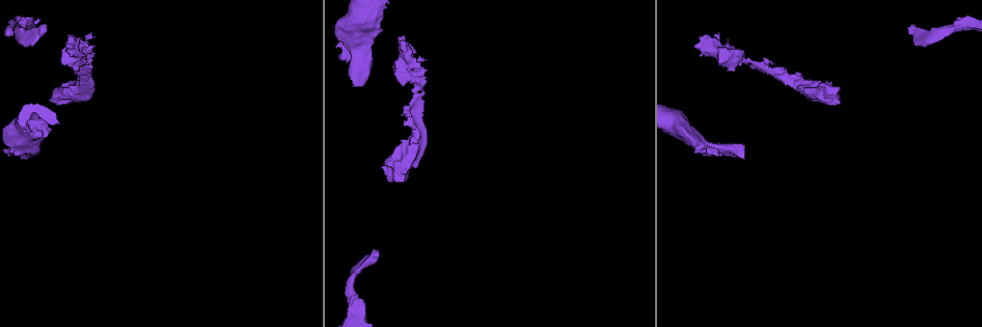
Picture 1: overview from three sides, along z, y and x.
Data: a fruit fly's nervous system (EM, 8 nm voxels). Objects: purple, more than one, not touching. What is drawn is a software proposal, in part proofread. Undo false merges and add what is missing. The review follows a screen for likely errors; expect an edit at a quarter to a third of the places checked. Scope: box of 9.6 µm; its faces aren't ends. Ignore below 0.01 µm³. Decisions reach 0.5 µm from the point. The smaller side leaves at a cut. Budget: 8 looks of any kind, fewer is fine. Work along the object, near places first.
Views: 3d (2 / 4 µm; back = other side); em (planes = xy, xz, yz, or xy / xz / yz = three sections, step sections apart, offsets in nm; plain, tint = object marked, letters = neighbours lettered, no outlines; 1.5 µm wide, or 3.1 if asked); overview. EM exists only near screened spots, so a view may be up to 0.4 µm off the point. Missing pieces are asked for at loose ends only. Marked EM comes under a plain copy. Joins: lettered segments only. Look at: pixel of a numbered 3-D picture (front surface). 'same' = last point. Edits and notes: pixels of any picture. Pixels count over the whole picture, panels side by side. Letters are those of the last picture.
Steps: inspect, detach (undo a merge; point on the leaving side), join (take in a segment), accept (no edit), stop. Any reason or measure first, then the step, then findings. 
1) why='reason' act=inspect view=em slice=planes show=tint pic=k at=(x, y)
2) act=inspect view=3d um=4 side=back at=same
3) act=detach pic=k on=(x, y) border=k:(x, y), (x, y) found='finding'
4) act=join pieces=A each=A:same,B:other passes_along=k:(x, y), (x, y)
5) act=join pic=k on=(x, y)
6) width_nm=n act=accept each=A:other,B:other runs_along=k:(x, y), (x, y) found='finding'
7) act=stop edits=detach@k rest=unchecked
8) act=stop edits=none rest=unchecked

why='thick turns thin' act=inspect view=em slice=yz step=4 show=tint pic=1 at=(85, 84)

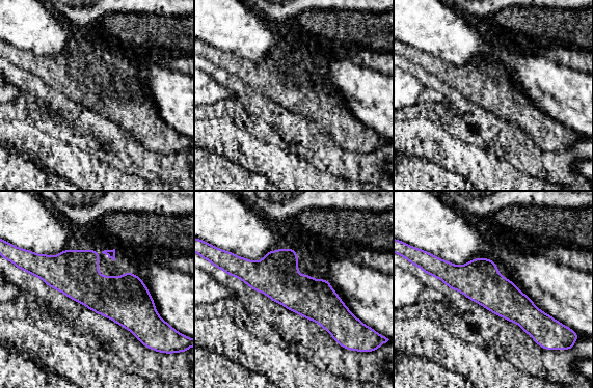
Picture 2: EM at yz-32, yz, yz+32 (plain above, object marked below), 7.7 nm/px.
act=inspect view=em slice=planes show=letters at=same

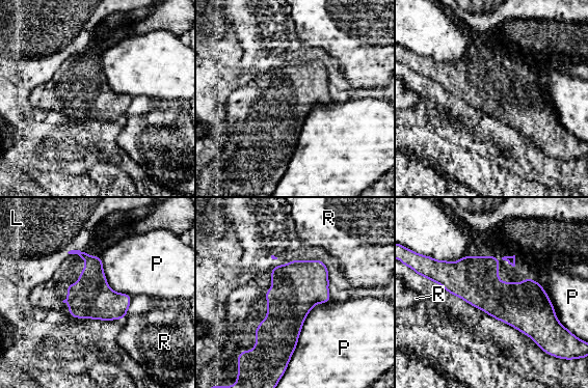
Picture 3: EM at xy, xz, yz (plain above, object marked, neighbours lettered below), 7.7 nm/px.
width_nm=320 act=accept each=L:other,P:other,R:other border=3:(330, 299), (306, 315), (286, 368) found='one neuron here'

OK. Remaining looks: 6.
why='stops while still wide' act=inspect view=em slice=planes show=tint pic=1 at=(26, 157)

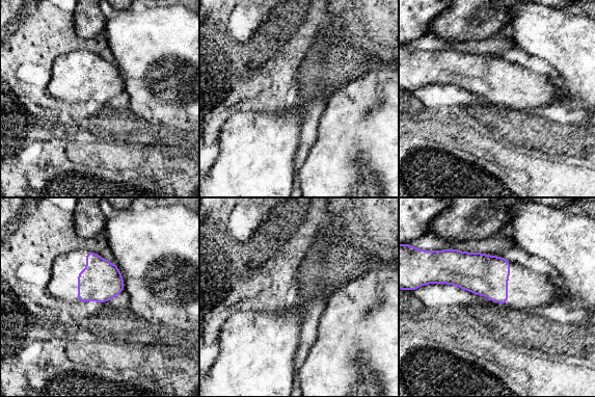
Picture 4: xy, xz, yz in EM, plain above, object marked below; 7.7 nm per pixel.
why='what lies round it' act=inspect view=em slice=planes show=letters at=same

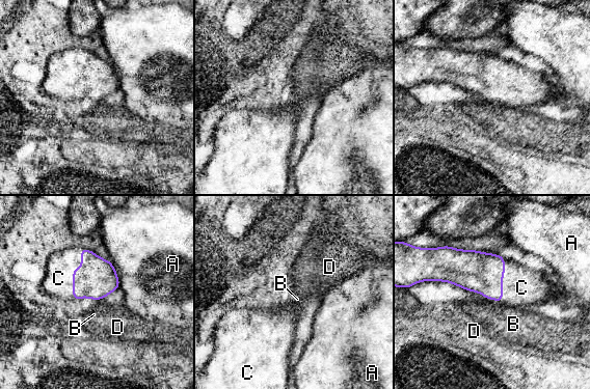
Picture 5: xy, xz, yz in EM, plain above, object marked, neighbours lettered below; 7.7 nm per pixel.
width_nm=280 act=join pieces=C each=A:other,B:other,C:same,D:other passes_along=5:(97, 277), (73, 272), (58, 278) found='the neuron continues'

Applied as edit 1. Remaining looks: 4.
why='abrupt turn' act=inspect view=em slice=yz step=8 show=tint pic=1 at=(364, 24)

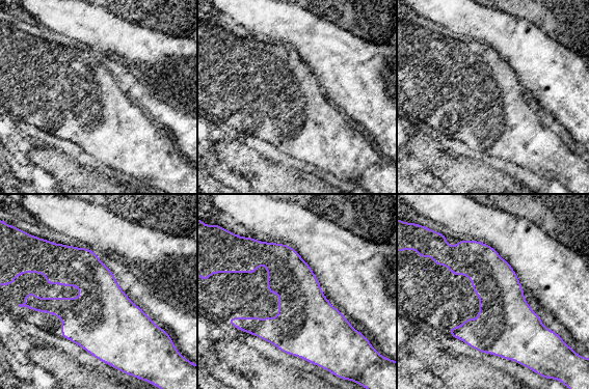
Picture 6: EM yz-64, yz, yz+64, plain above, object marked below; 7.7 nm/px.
why='another direction' act=inspect view=em slice=planes show=letters at=same

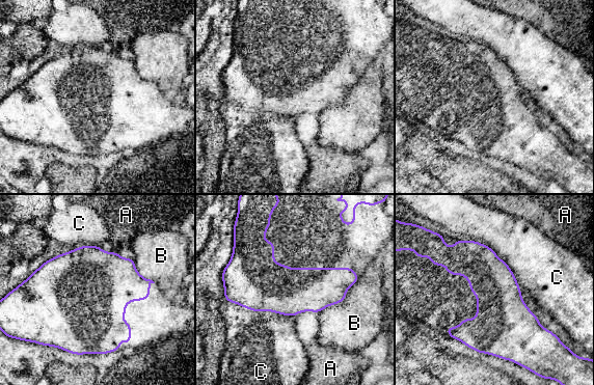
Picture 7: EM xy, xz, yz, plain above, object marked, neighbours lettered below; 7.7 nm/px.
longest_contact=C:550nm act=accept each=A:other,B:other,C:other found='one neuron here'

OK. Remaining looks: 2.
act=stop edits=join@5 rest=unchecked

